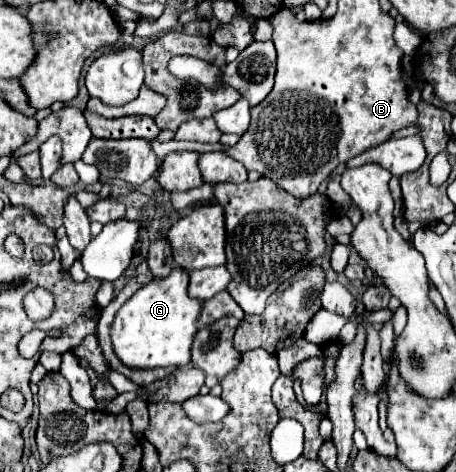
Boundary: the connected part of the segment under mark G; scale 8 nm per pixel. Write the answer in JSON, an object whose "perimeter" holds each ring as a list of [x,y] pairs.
{"perimeter":[[[173,267],[169,277],[149,281],[117,311],[111,327],[111,339],[115,353],[125,365],[143,369],[189,365],[193,337],[197,335],[197,319],[205,301],[193,301],[187,289],[189,273]]]}

